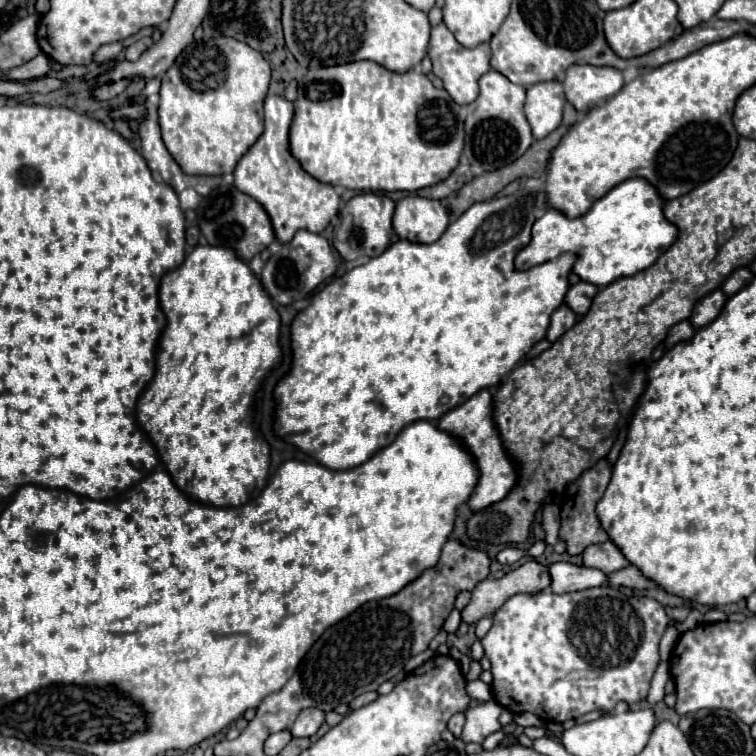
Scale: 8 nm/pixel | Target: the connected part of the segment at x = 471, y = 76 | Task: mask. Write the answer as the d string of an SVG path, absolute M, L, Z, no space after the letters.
M438 24L432 28L428 56L432 60L432 72L444 82L444 90L458 104L470 104L478 98L478 78L490 70L490 46L478 44L476 48L464 48L456 42L454 34L446 28L446 24Z

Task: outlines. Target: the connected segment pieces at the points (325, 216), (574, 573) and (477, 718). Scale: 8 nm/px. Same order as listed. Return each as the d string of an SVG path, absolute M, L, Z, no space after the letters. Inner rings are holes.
M268 96L264 102L264 134L238 160L234 178L236 188L258 200L268 212L276 238L292 240L298 230L322 232L338 214L340 196L334 186L312 178L290 152L290 124L294 120L294 104L284 96Z
M556 562L550 566L550 578L552 578L552 592L564 594L564 592L576 592L586 590L594 586L606 586L608 574L596 568L576 566L570 562Z
M496 700L468 708L464 712L466 724L464 724L464 732L460 738L464 742L482 742L486 736L502 730L498 722L500 712L502 712L502 706Z

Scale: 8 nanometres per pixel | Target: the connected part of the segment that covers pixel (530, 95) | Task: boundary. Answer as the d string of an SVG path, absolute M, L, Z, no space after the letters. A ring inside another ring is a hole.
M538 82L528 88L524 114L532 126L536 140L548 136L562 122L564 88L560 82Z

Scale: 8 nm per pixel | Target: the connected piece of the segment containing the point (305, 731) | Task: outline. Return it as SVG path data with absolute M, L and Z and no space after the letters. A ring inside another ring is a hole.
M306 708L298 714L296 722L292 724L290 732L294 738L310 738L318 732L320 724L324 722L324 712L318 708Z

